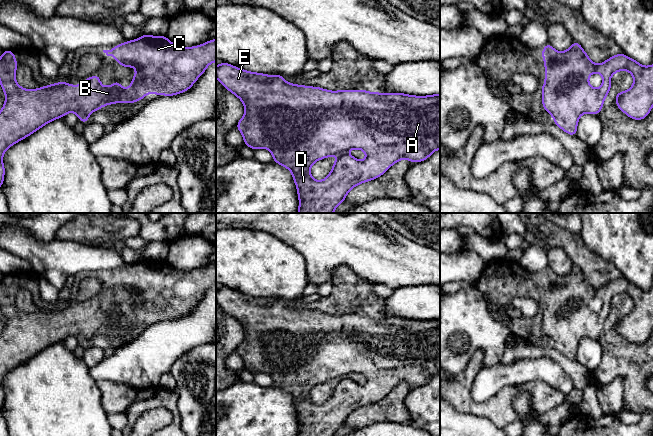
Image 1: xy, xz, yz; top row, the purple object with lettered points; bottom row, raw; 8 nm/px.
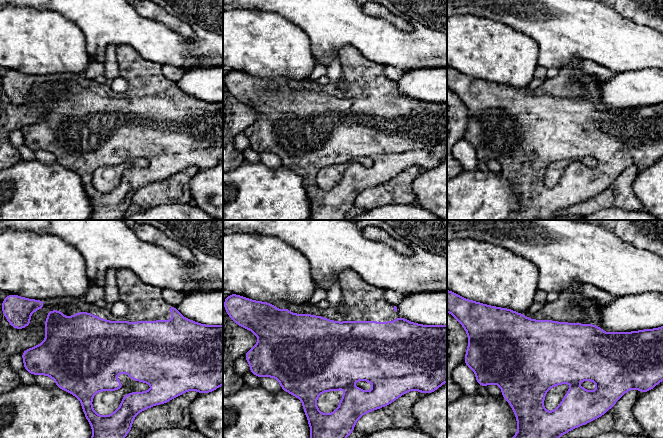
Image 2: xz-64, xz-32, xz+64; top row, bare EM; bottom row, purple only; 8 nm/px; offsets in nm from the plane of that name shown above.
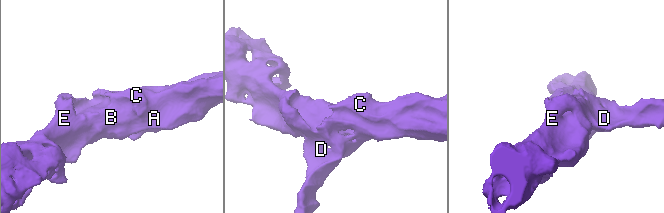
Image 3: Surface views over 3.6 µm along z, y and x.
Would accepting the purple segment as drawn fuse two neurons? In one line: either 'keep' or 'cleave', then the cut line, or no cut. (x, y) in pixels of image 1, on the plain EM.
keep; cut none

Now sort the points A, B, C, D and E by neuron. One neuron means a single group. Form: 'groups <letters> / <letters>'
groups A B C D E

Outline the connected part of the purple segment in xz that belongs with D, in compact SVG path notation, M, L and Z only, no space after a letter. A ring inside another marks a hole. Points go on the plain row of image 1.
M222 286L216 290L216 302L220 305L223 311L236 319L244 328L246 333L245 338L235 351L243 358L244 368L250 371L252 374L258 372L268 373L273 379L272 386L276 386L292 396L293 405L296 408L299 422L298 436L334 436L336 431L345 425L346 419L353 411L380 401L393 388L400 385L401 383L408 383L412 387L421 386L428 383L434 375L440 373L440 318L433 318L429 320L414 320L395 316L391 318L384 318L380 316L372 317L367 314L329 315L315 310L309 311L304 309L291 308L286 306L281 298L276 298L271 301L269 298L246 295L232 290L226 286ZM350 373L363 374L366 377L367 382L364 385L359 385L355 381L344 377ZM333 379L338 379L339 381L334 386L329 399L322 405L313 403L310 398L311 390L316 385Z

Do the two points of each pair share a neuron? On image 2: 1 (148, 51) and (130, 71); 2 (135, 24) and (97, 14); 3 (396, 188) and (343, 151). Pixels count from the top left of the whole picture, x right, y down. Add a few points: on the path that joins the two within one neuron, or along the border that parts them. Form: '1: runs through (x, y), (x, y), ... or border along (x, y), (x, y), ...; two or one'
1: border along (136, 51), (144, 59); two
2: runs through (126, 24), (106, 18); one
3: border along (407, 168), (365, 190); two

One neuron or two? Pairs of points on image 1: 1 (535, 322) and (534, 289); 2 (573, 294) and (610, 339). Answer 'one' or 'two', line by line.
1: one
2: two

